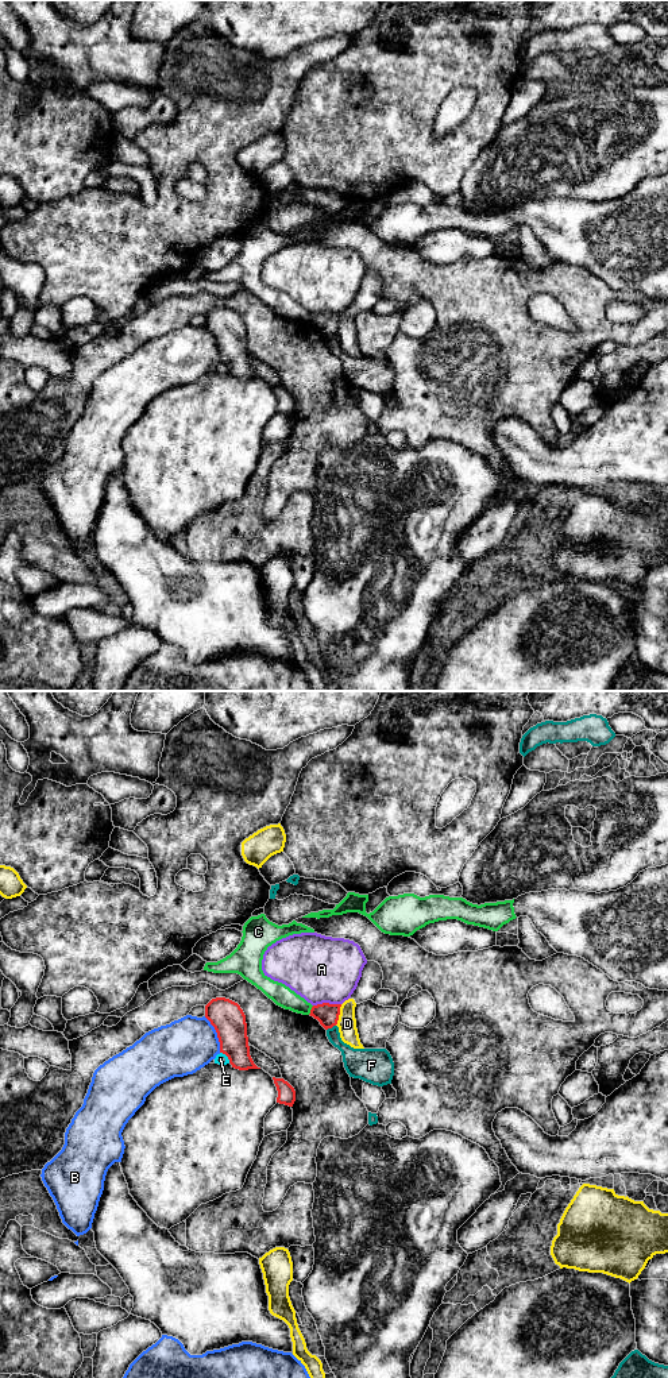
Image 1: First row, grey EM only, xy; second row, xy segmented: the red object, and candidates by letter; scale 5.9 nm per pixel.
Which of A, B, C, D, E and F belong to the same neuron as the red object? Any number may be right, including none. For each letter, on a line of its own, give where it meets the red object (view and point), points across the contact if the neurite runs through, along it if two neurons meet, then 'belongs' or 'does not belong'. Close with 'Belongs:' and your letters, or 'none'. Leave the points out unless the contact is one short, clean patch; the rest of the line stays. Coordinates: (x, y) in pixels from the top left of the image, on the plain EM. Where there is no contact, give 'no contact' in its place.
A: contact xy (327, 312); does not belong
B: contact xy (217, 343); does not belong
C: contact xy (311, 319); border xy (313, 315), (308, 323); does not belong
D: contact xy (339, 323); does not belong
E: contact xy (227, 365); does not belong
F: contact xy (331, 336); does not belong
Belongs: none

